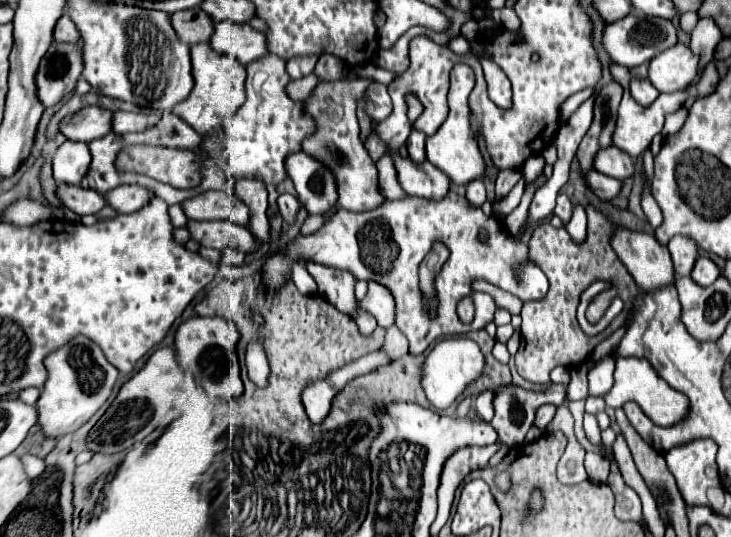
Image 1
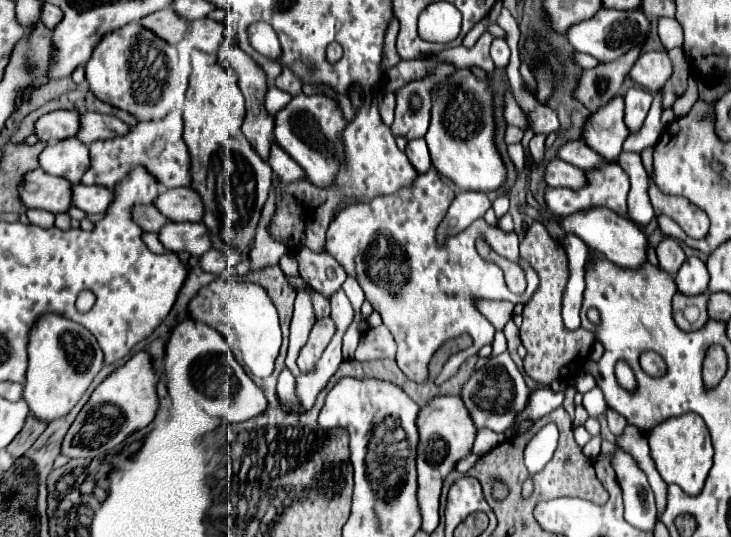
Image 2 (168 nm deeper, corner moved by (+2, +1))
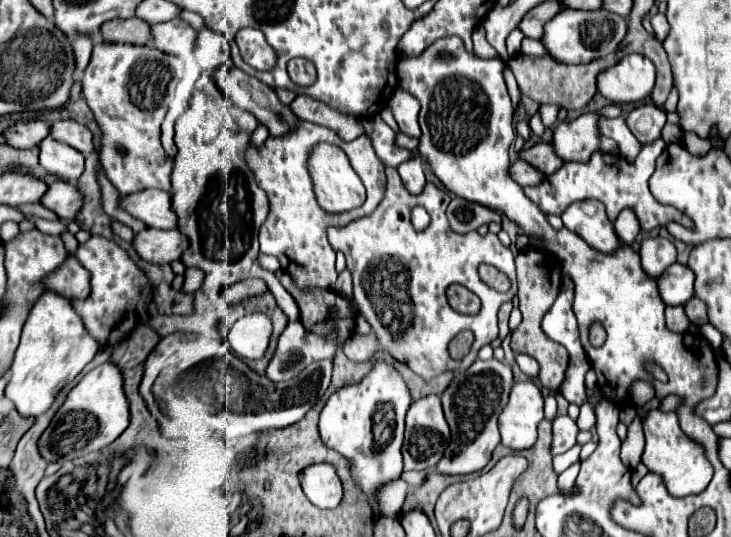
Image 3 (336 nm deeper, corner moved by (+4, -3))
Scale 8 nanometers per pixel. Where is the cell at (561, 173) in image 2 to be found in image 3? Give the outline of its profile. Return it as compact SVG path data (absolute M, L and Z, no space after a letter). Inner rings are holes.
M516 160L514 164L510 164L508 172L510 172L510 178L520 186L532 186L532 184L540 184L544 180L544 174L540 174L534 166L530 166L528 162L522 162L522 160Z

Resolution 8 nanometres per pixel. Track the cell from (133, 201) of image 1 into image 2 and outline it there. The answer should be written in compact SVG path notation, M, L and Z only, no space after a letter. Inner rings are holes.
M74 184L72 194L74 194L74 206L82 208L86 214L102 214L114 200L114 190L100 186Z

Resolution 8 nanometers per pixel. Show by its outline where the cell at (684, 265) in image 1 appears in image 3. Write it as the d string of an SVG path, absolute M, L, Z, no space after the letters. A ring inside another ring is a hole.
M654 236L644 238L640 242L640 264L648 276L658 278L674 262L676 262L676 248L670 240Z

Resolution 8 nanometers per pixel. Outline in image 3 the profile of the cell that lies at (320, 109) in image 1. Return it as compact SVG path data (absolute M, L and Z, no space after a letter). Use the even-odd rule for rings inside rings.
M222 66L222 68L218 68L218 70L214 72L214 80L216 80L218 88L222 90L222 94L224 94L236 108L252 112L252 114L270 130L272 136L282 136L282 134L286 134L290 128L294 128L294 124L300 122L300 120L292 114L290 106L284 106L284 104L278 100L276 92L274 92L270 86L262 84L262 82L260 82L258 78L254 78L254 76L248 76L246 72L242 72L242 70L236 68L236 66L230 66L230 68Z

